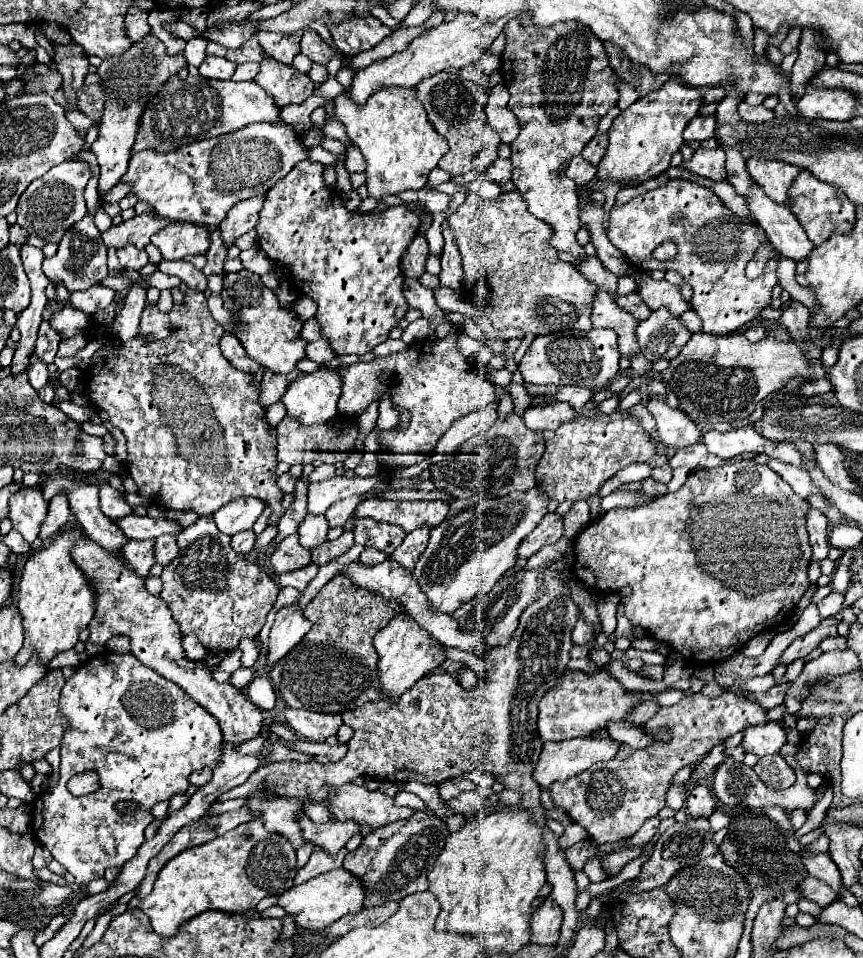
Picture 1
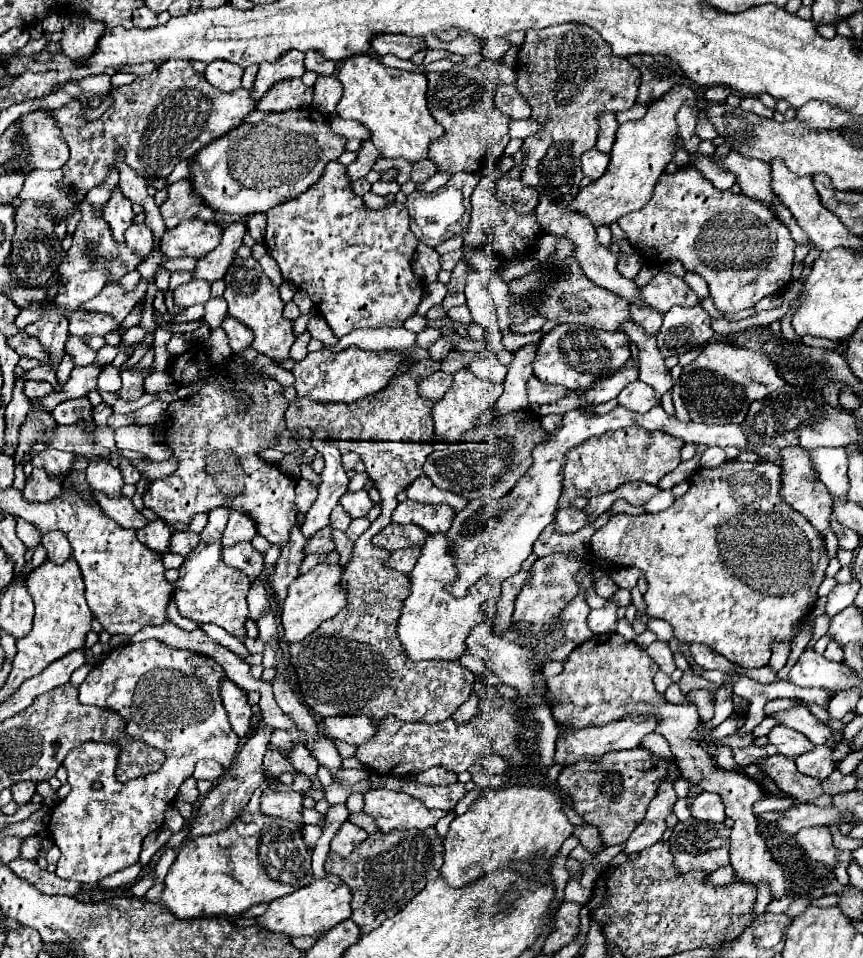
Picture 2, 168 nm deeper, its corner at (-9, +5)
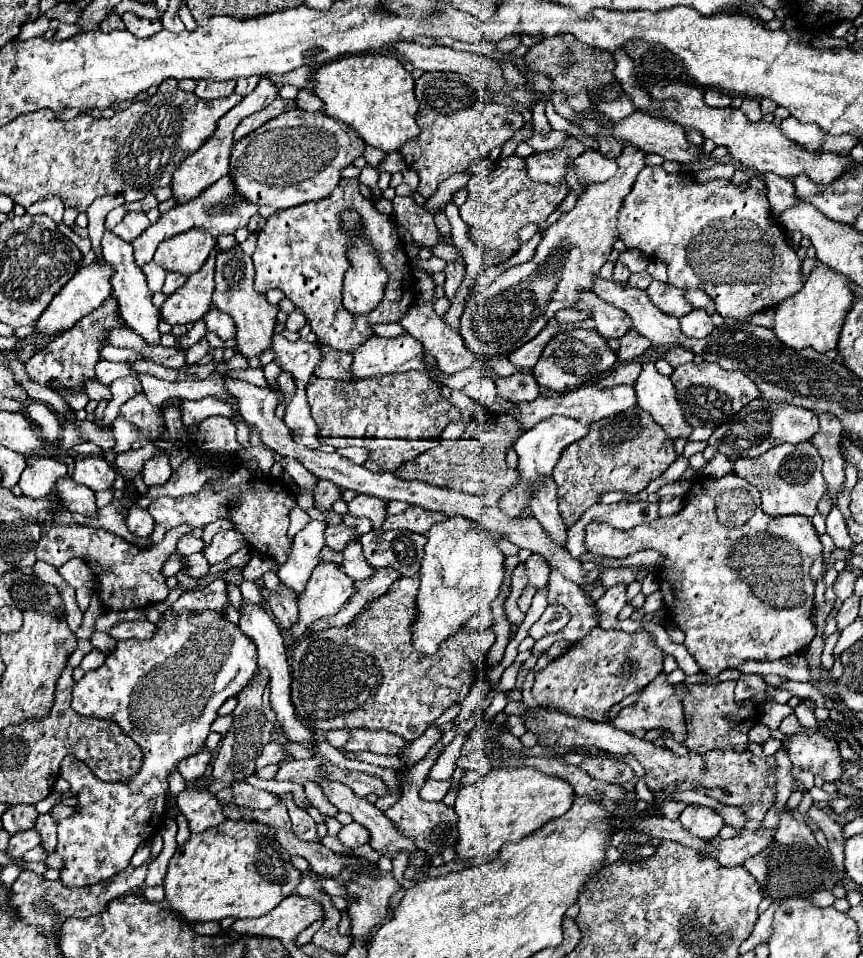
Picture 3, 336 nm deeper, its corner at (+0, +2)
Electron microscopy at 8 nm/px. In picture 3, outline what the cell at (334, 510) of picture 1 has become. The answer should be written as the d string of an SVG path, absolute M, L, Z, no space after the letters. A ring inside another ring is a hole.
M358 495L354 501L350 501L350 515L358 515L358 517L368 517L372 519L374 527L380 529L384 519L386 519L386 509L388 509L388 503L378 499L378 497L370 497L370 495Z

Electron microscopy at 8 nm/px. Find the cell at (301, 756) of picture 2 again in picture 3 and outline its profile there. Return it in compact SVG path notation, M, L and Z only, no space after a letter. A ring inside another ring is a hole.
M306 781L304 785L304 791L306 791L306 797L310 801L312 807L316 807L322 815L328 815L328 817L334 817L338 813L338 809L326 799L326 795L322 793L322 787L312 783L312 781Z

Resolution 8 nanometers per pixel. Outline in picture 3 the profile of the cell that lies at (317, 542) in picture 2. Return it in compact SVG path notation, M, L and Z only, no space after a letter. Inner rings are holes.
M344 523L326 527L326 547L334 551L342 551L342 547L346 547L346 543L352 543L354 539L358 539L354 527L346 527Z

